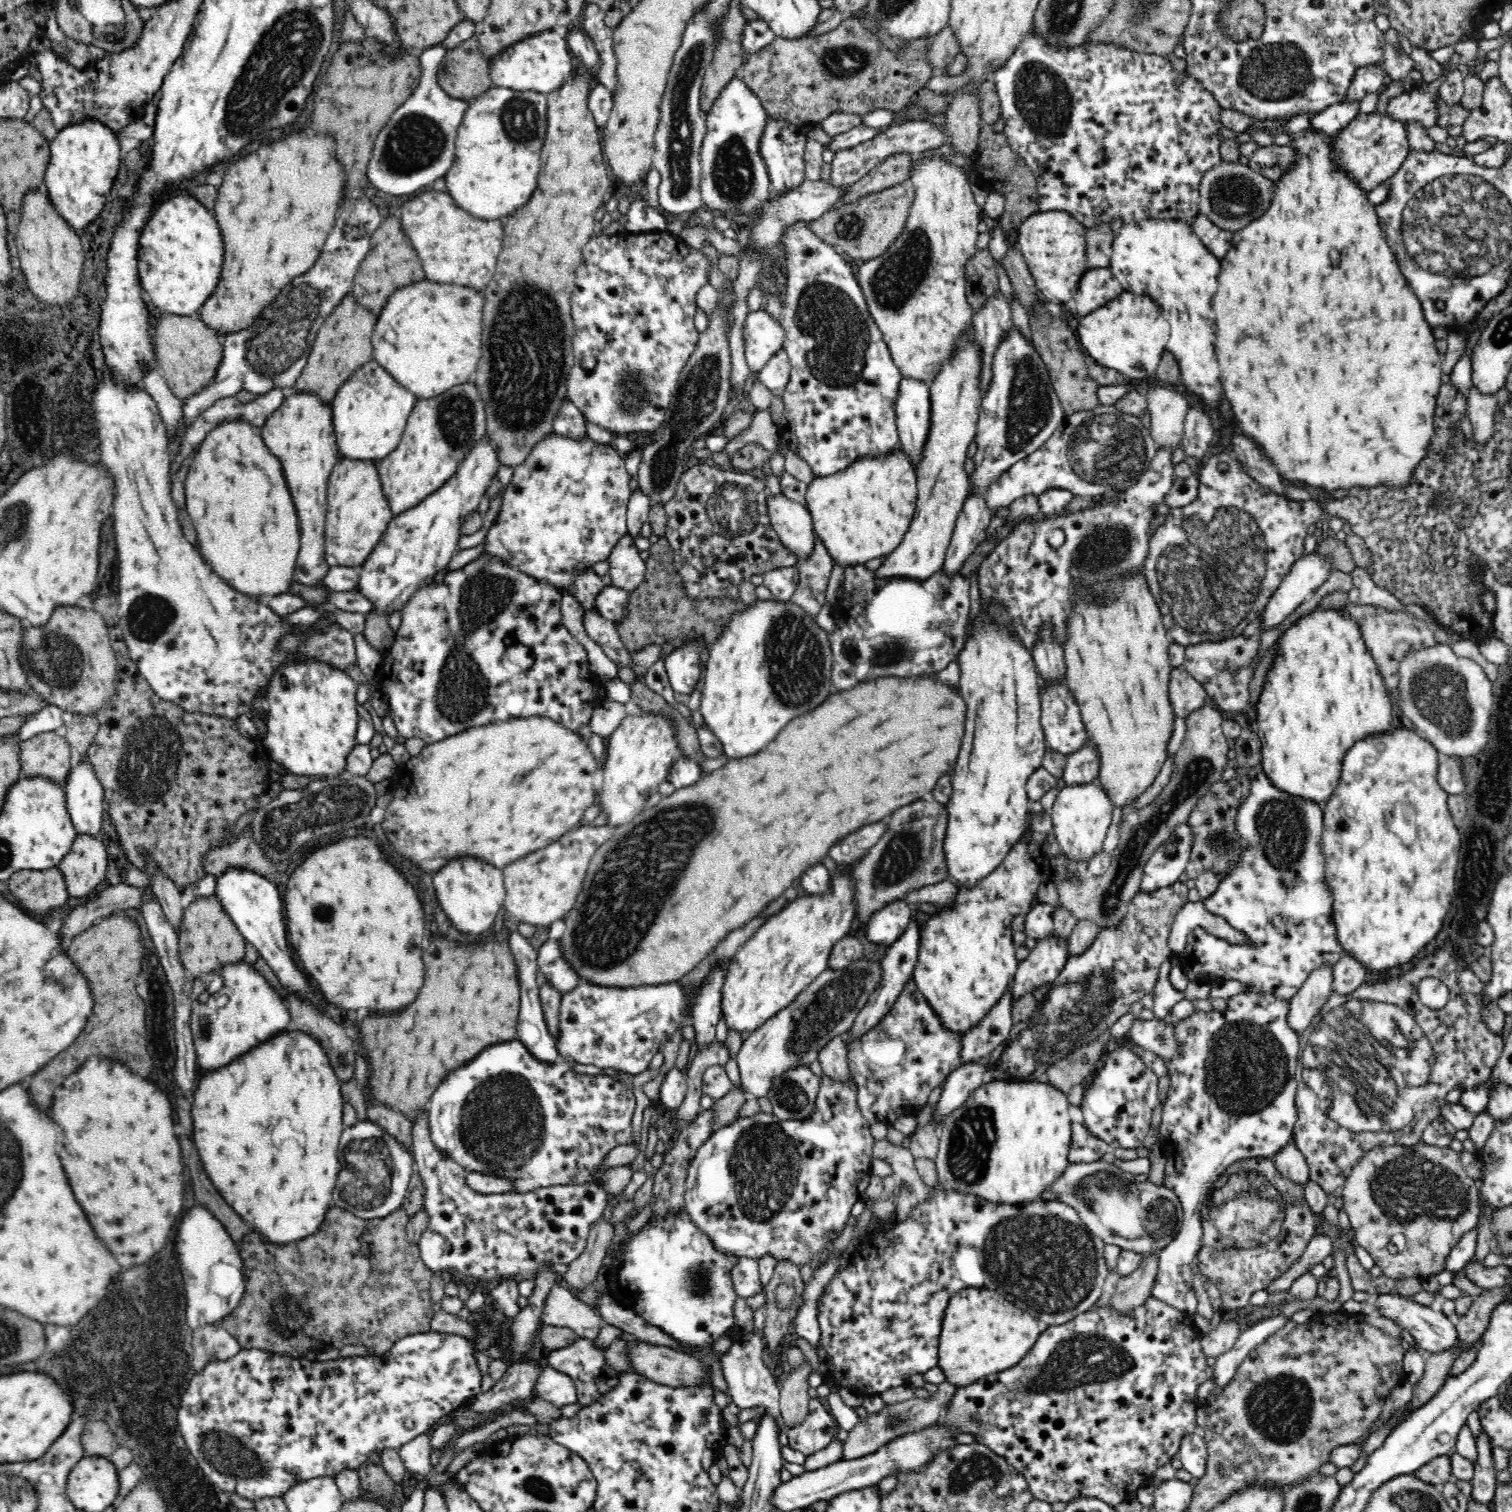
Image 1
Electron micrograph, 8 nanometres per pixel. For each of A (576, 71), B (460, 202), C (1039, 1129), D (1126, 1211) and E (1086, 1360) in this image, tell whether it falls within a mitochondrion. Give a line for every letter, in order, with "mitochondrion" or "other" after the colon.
A: other
B: other
C: other
D: mitochondrion
E: mitochondrion

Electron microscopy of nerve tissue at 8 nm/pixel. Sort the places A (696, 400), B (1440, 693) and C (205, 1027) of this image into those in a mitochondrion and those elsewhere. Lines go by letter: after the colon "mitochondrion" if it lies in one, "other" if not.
A: mitochondrion
B: mitochondrion
C: mitochondrion

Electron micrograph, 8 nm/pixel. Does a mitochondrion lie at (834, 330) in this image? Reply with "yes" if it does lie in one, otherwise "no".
yes

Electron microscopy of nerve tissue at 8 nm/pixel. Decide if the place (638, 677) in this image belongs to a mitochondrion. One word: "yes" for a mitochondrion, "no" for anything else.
no

